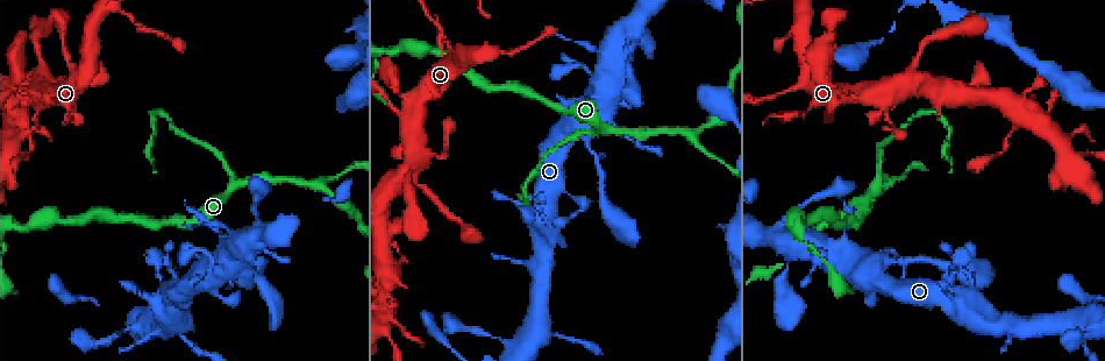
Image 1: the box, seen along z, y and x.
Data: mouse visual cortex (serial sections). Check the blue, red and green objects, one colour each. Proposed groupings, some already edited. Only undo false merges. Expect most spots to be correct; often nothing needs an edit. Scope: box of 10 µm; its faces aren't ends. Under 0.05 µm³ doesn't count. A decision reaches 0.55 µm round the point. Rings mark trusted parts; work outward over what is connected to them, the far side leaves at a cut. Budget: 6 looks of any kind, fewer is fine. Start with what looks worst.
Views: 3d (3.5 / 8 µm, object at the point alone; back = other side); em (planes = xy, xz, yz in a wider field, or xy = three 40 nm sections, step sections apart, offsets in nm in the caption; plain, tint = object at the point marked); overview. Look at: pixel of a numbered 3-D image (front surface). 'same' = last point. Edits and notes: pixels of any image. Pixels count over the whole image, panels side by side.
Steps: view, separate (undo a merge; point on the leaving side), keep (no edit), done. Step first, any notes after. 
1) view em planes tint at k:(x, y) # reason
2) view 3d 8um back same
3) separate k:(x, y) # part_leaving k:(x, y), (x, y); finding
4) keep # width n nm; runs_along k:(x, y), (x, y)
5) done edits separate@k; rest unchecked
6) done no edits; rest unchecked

view 3d 3.5um at 1:(317, 184) # three arms meet

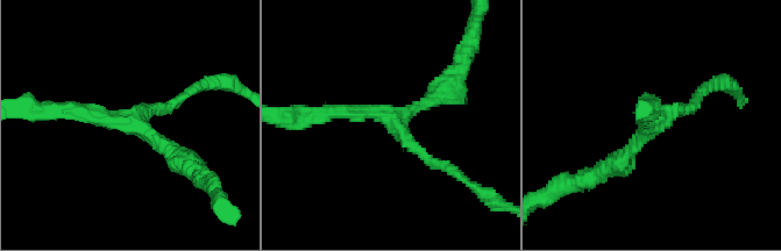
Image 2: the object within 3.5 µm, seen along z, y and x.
view em xy step 2 tint at 2:(388, 118) # shape alone is not enough

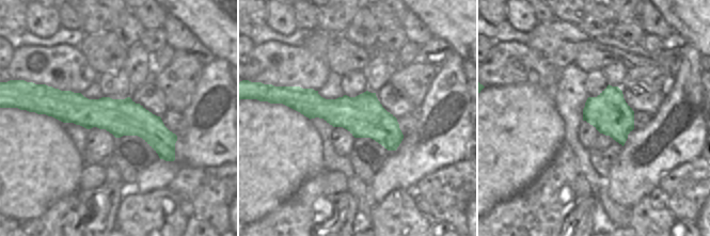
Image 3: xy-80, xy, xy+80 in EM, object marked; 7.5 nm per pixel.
keep # arm_widths 150, 200, 200 nm; continuous, no second cell

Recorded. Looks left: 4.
view 3d 3.5um at 1:(577, 198) # sudden change in width

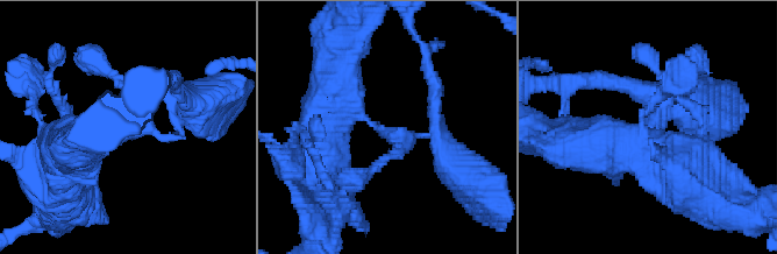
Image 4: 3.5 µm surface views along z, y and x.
view em xy step 3 tint at 4:(382, 129)

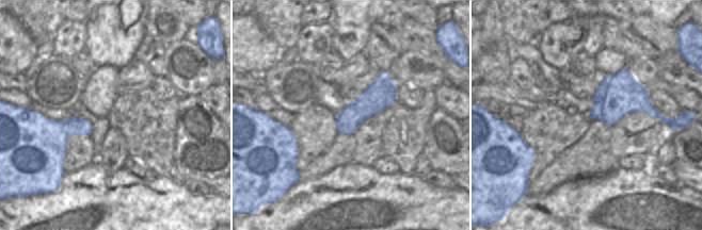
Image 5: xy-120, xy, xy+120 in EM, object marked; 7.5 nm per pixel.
keep # runs_along 4:(604, 148), (642, 141), (684, 79); continuous, no second cell

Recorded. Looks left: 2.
view 3d 3.5um at 1:(556, 336) # sudden change in width

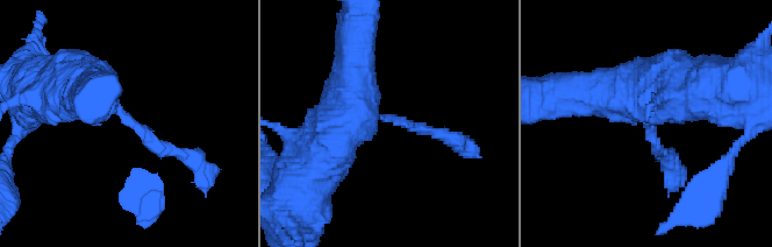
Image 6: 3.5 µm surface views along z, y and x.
view em xy step 3 tint at 6:(129, 121) # shape alone is not enough

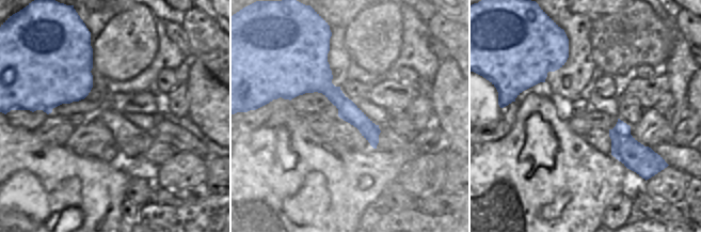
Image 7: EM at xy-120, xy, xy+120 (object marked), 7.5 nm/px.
keep # width 150 nm; runs_along 7:(325, 47), (321, 82), (373, 143); one cell here

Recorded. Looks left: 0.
done no edits; rest unchecked

